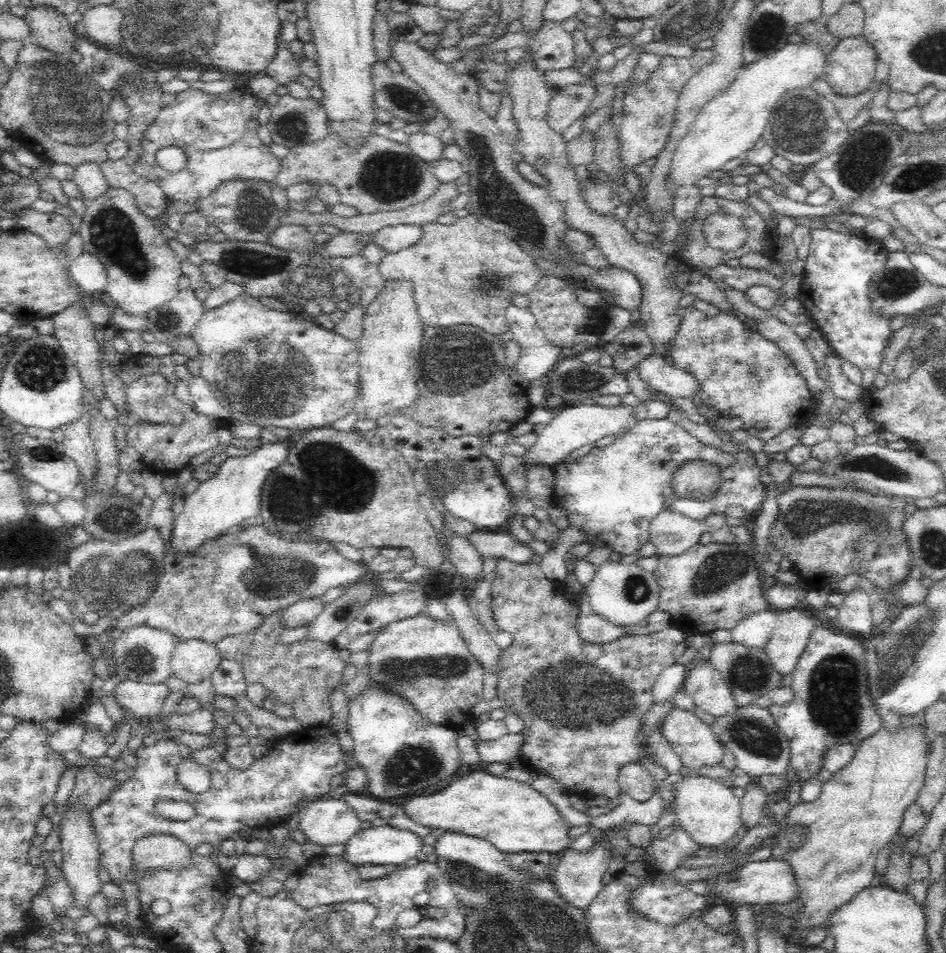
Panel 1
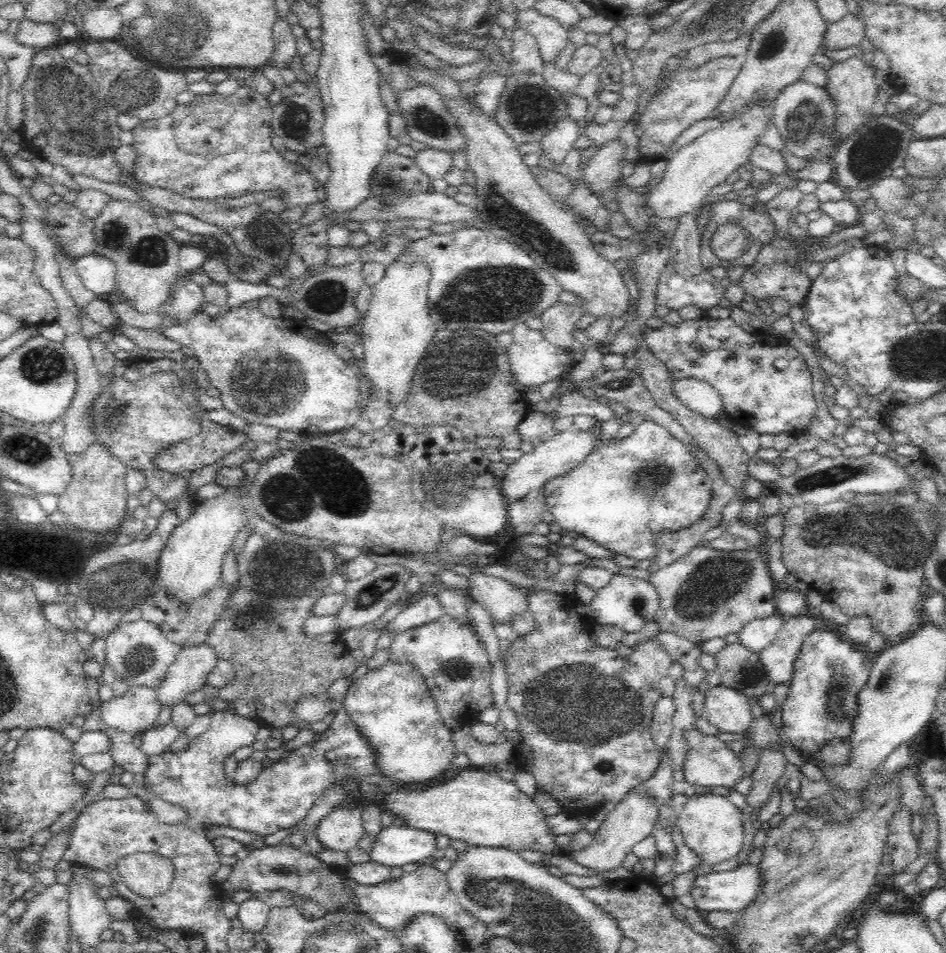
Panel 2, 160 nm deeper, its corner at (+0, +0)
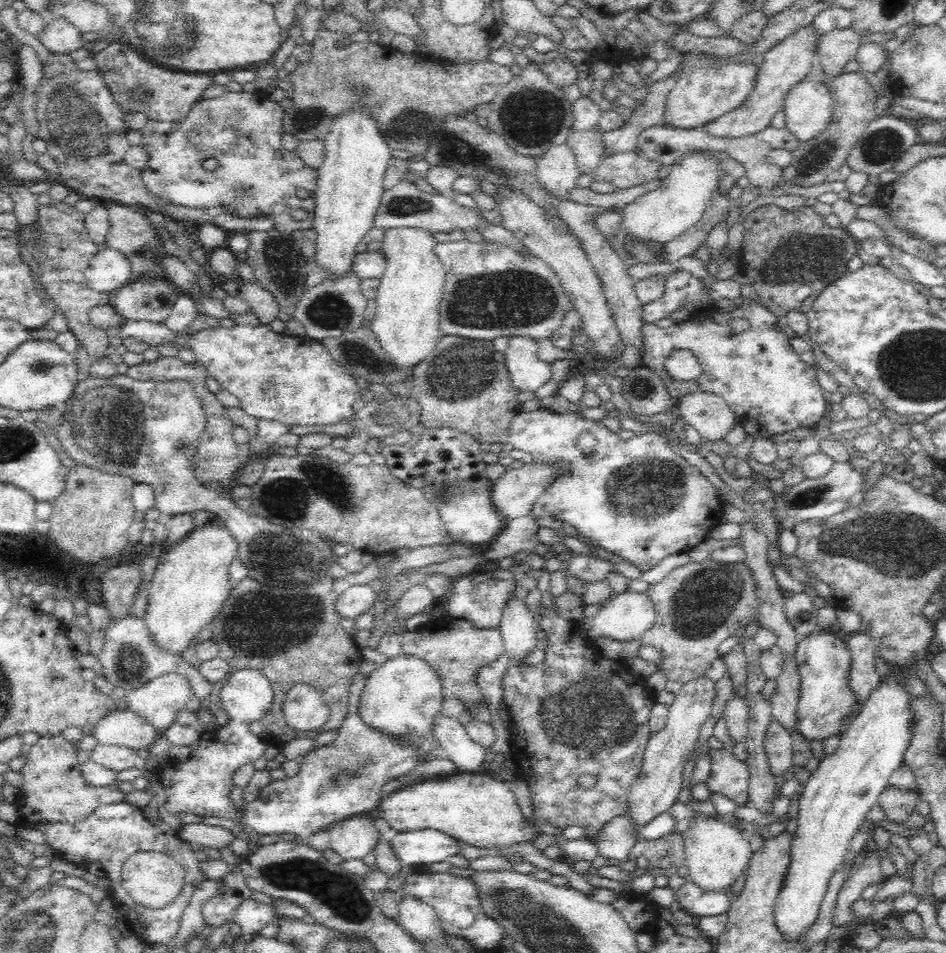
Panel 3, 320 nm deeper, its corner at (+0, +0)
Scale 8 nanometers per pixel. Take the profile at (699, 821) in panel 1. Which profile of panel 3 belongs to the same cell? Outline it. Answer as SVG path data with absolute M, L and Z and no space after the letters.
M700 813L693 825L682 835L685 844L685 866L688 867L690 880L705 894L728 892L740 876L746 874L754 852L741 828L734 829L718 818L710 818Z

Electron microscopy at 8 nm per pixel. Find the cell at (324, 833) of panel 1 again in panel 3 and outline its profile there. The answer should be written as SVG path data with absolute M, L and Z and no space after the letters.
M352 817L333 824L329 828L330 846L345 863L361 860L374 854L382 834L374 826L373 820Z

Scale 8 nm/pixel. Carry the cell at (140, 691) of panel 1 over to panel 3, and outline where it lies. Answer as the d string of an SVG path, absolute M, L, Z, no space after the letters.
M116 708L98 721L92 735L98 746L124 747L145 754L160 734L130 709L120 711Z

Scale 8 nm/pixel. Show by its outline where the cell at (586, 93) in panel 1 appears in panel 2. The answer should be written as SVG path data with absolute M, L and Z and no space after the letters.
M571 117L558 121L554 130L550 130L540 143L544 159L556 166L562 165L568 154L574 150L581 131L582 124Z

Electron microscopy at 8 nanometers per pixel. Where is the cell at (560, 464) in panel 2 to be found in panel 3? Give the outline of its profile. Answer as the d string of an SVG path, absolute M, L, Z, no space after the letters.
M526 463L518 469L508 467L493 483L492 504L504 522L530 517L534 503L553 480L556 475L548 463Z

